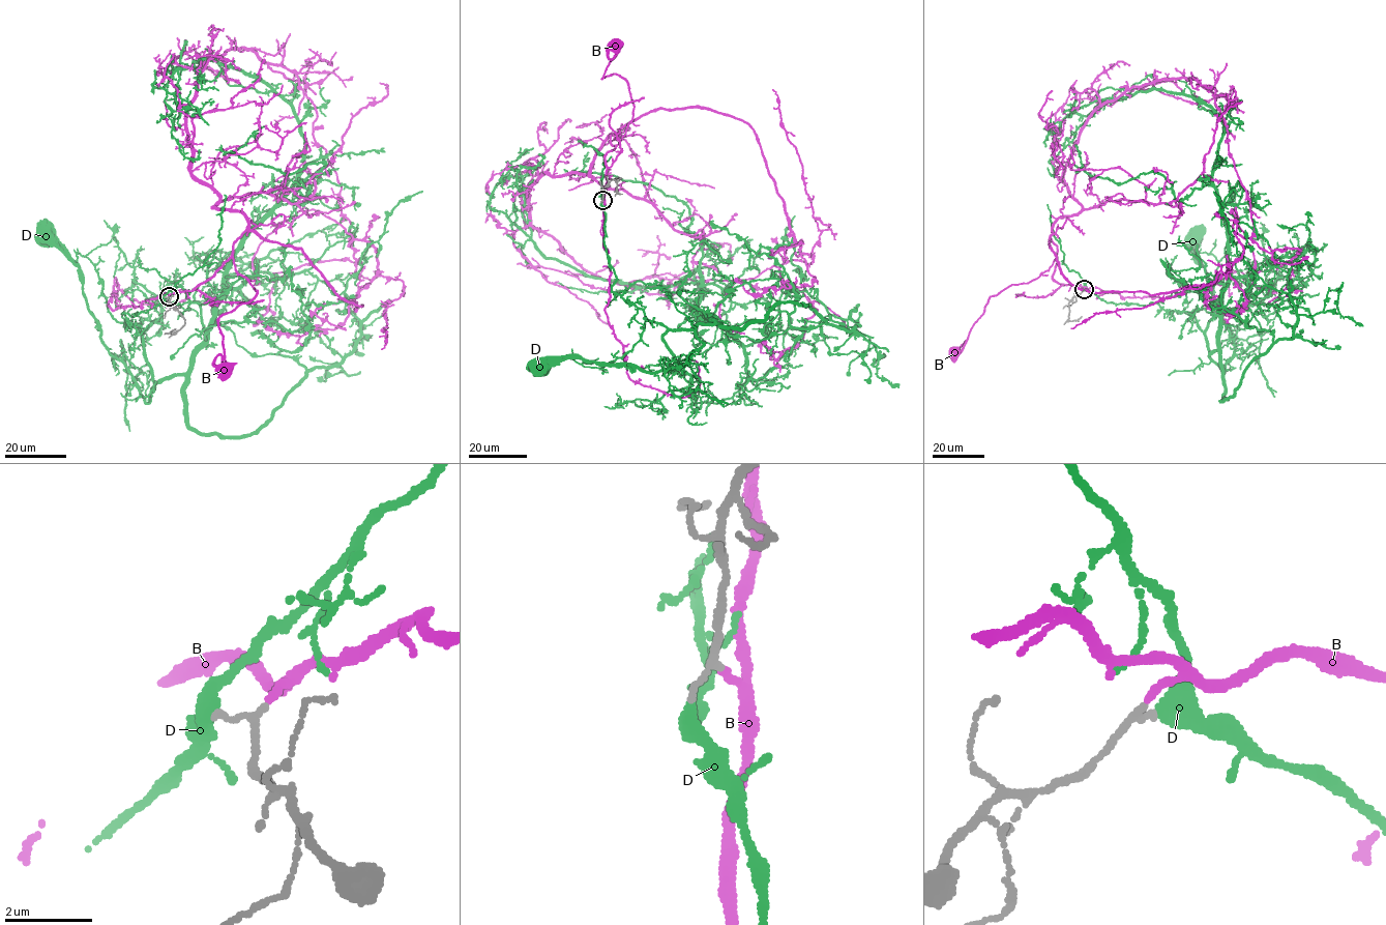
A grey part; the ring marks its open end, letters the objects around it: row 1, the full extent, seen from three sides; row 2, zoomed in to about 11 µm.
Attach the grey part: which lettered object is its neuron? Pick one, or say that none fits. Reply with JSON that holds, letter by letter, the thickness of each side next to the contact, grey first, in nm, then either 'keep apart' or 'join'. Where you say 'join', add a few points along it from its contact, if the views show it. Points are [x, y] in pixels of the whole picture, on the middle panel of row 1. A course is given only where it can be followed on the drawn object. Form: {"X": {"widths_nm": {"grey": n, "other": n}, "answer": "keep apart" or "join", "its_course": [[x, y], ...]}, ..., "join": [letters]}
{"B": {"widths_nm": {"grey": 120, "other": 140}, "answer": "join", "its_course": [[602, 200], [605, 157], [621, 140], [632, 116], [626, 80], [616, 74], [602, 78], [619, 52], [617, 46]]}, "D": {"widths_nm": {"grey": 90, "other": 320}, "answer": "keep apart"}, "join": ["B"]}

